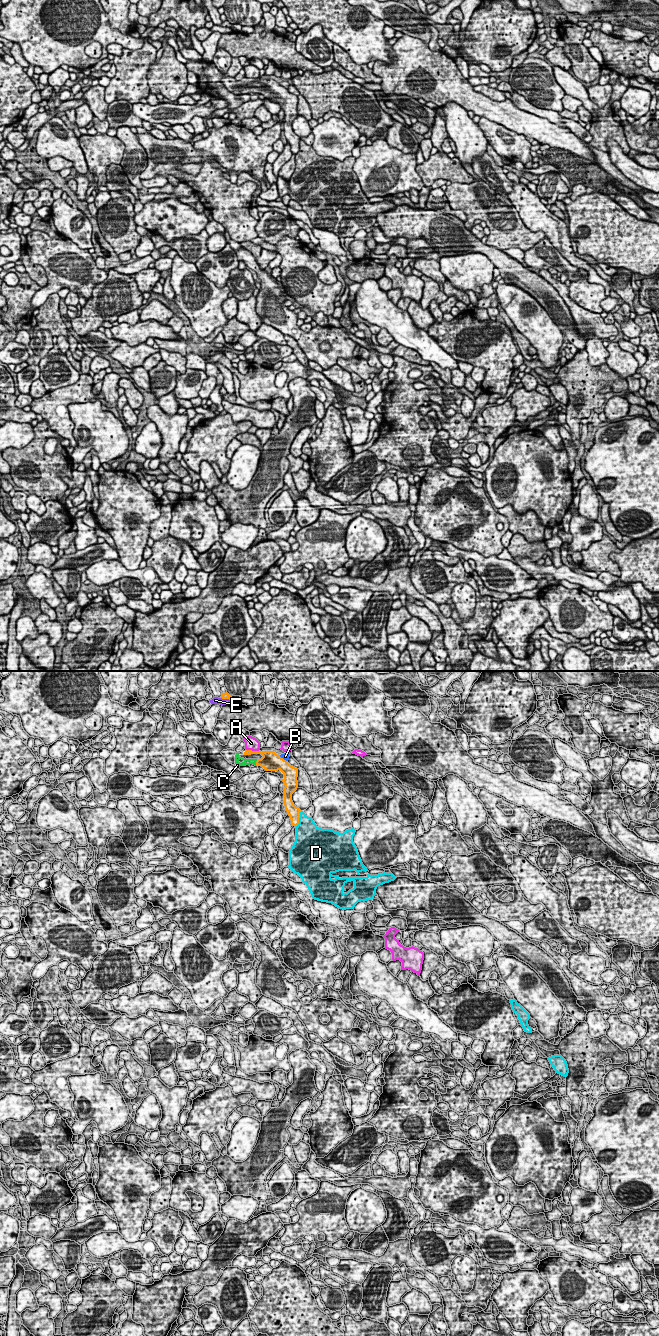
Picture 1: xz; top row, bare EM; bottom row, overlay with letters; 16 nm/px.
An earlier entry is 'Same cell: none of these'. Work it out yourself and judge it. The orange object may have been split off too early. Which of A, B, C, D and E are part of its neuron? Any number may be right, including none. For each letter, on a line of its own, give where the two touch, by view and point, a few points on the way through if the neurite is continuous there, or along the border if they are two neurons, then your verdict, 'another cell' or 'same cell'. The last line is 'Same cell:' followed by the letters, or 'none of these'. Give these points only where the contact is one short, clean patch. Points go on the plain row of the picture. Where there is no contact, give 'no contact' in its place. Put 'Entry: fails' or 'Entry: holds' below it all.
A: meets orange in xz at (253, 79); another cell
B: meets orange in xz at (282, 86); another cell
C: meets orange in xz at (256, 90); runs through xz (270, 89), (256, 90), (246, 89); same cell
D: meets orange in xz at (298, 147); another cell
E: meets orange in xz at (225, 26); border along xz (221, 25), (229, 28); another cell
Same cell: C
Entry: fails

